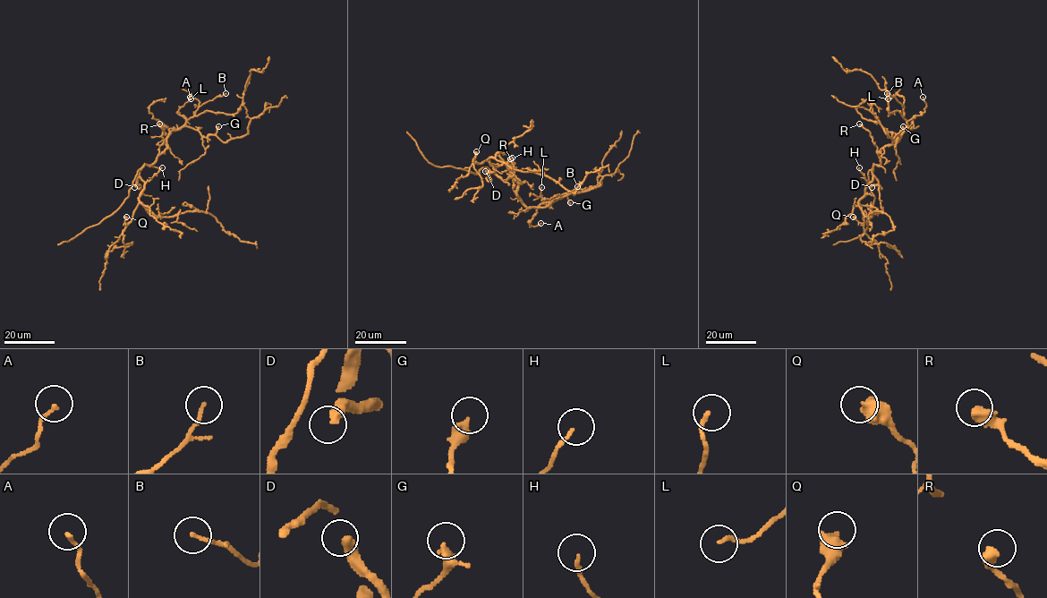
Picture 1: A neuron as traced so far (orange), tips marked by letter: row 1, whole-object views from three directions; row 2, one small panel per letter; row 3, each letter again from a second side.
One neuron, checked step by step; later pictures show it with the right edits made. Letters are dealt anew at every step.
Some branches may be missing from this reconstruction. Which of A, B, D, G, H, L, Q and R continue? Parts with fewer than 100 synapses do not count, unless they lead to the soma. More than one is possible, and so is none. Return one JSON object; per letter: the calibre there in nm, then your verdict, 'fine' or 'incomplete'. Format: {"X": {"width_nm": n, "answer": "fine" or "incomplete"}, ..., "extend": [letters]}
{"A": {"width_nm": 150, "answer": "fine"}, "B": {"width_nm": 130, "answer": "fine"}, "D": {"width_nm": 360, "answer": "incomplete"}, "G": {"width_nm": 280, "answer": "fine"}, "H": {"width_nm": 140, "answer": "fine"}, "L": {"width_nm": 150, "answer": "fine"}, "Q": {"width_nm": 600, "answer": "fine"}, "R": {"width_nm": 500, "answer": "fine"}, "extend": ["D"]}

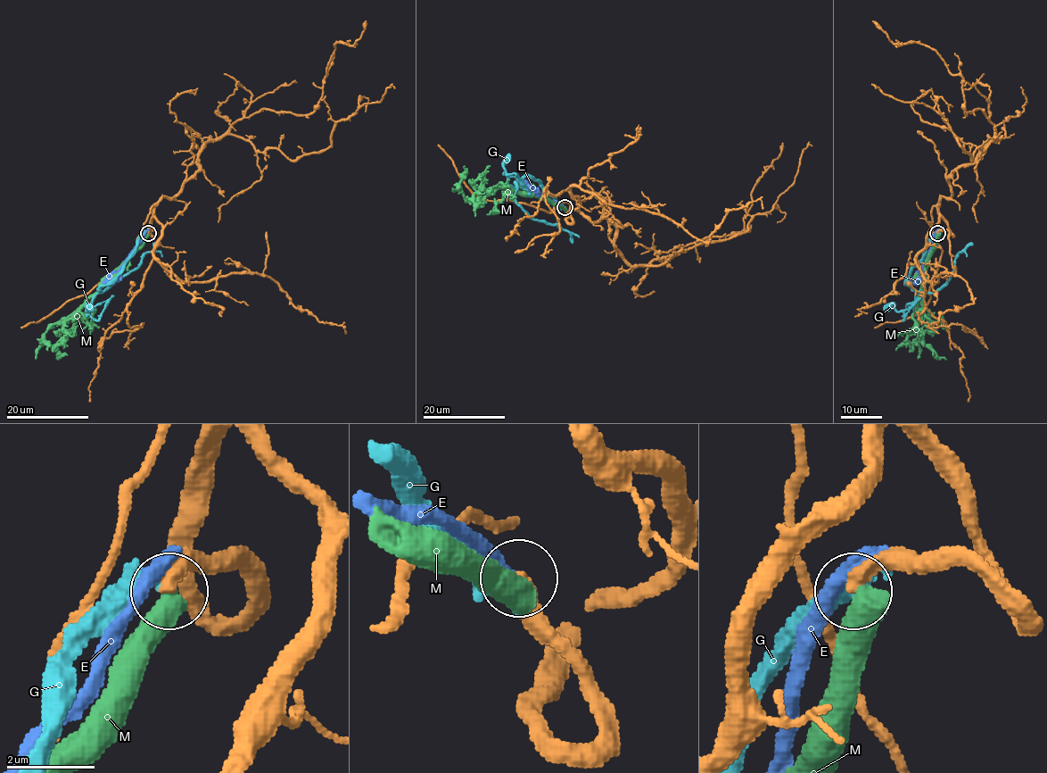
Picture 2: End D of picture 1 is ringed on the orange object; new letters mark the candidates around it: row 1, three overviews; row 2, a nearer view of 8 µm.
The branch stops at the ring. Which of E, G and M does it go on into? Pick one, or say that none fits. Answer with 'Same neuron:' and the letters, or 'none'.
Same neuron: none

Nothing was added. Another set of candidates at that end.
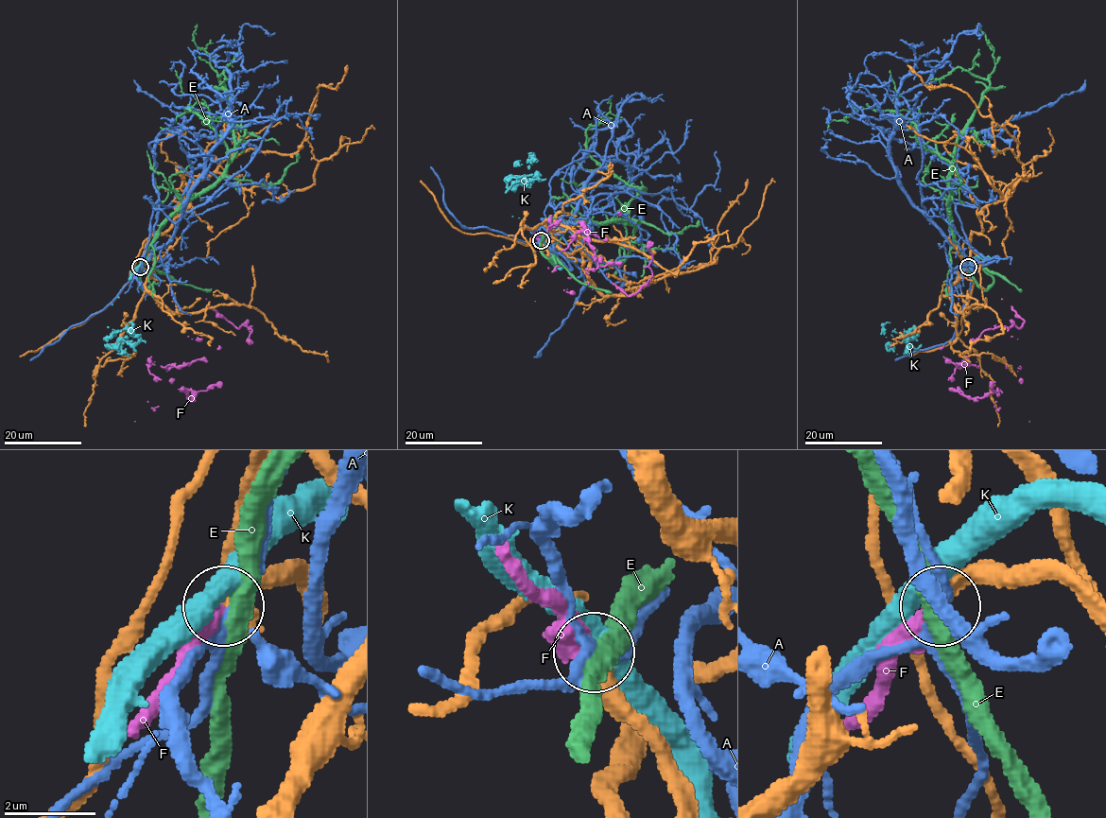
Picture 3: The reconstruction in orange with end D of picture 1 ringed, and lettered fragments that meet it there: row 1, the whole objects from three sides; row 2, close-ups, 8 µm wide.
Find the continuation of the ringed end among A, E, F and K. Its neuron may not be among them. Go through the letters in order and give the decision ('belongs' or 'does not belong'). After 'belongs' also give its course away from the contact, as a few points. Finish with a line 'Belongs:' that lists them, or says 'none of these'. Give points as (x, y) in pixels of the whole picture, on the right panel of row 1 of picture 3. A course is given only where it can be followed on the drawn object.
A: does not belong
E: does not belong
F: belongs; course (968, 267), (1001, 299), (990, 338), (959, 365), (959, 389), (981, 398), (1019, 381), (1024, 321), (970, 341)
K: does not belong
Belongs: F

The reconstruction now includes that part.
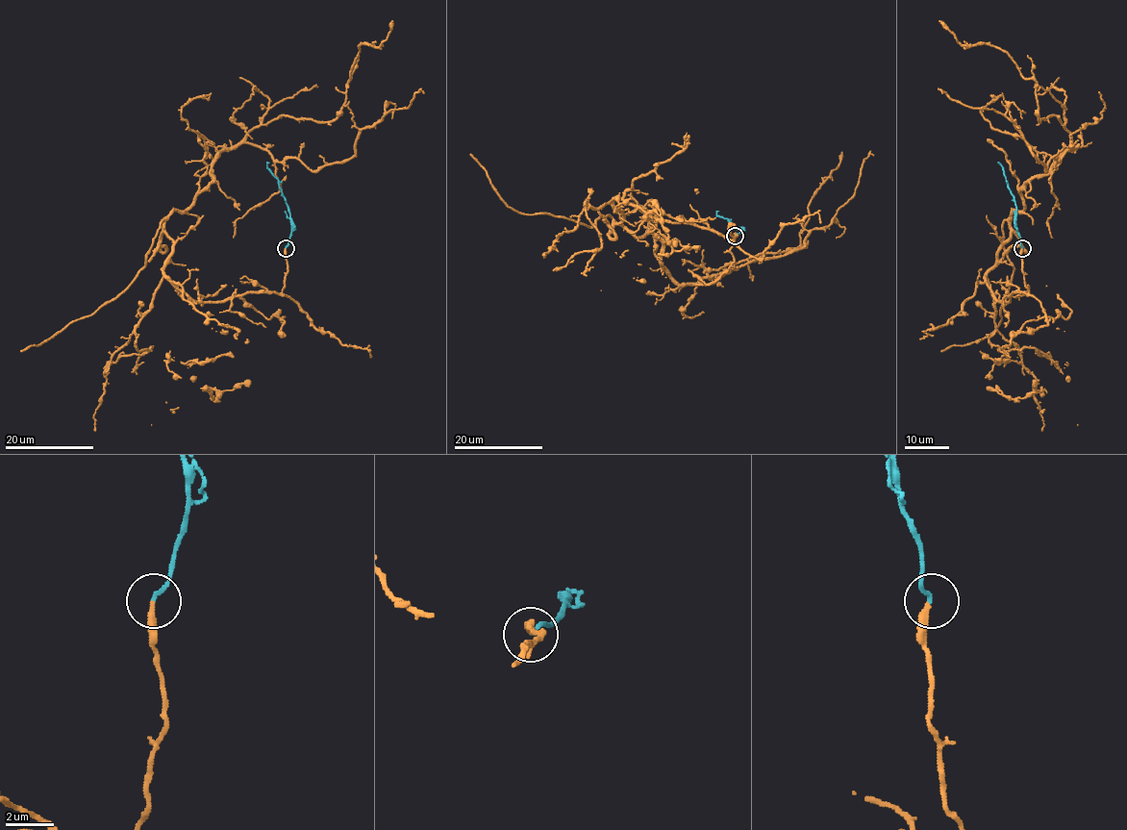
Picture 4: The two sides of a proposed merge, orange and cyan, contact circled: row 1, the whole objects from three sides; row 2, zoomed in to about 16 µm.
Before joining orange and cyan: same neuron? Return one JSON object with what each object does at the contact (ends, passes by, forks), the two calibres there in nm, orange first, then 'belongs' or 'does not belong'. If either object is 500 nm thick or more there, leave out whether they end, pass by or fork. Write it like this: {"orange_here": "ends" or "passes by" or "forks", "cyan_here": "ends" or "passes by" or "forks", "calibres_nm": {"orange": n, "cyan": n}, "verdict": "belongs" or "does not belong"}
{"orange_here": "ends", "cyan_here": "ends", "calibres_nm": {"orange": 260, "cyan": 170}, "verdict": "belongs"}

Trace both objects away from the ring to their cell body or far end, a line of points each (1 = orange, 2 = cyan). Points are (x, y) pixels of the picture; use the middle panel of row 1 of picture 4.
1: (735, 235), (613, 201), (613, 223), (653, 234), (665, 271), (696, 284), (796, 249), (841, 152)
2: (735, 236), (741, 230), (717, 215), (718, 212)

